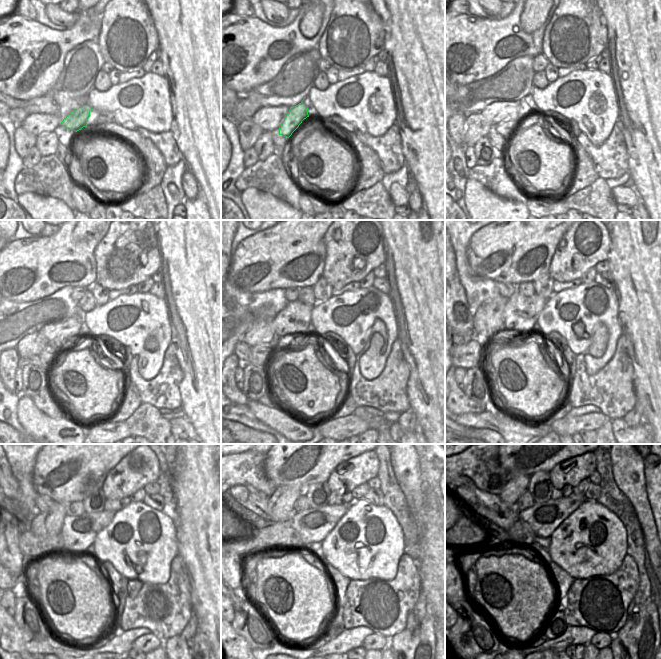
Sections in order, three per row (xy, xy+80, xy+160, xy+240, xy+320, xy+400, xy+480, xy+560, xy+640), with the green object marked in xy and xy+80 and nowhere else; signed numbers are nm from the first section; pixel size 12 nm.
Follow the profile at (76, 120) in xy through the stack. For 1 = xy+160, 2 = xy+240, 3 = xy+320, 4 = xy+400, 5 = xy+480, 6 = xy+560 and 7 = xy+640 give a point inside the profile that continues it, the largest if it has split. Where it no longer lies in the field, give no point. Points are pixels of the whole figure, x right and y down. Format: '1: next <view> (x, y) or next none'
1: next xy+160 (505, 129)
2: next xy+240 (47, 355)
3: next xy+320 (259, 354)
4: next xy+400 (468, 355)
5: next xy+480 (17, 579)
6: next none
7: next none

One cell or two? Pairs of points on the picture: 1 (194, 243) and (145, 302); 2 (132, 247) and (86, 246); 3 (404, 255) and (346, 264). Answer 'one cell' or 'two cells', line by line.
1: two cells
2: two cells
3: two cells

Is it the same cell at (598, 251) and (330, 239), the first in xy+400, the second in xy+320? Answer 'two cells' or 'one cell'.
one cell

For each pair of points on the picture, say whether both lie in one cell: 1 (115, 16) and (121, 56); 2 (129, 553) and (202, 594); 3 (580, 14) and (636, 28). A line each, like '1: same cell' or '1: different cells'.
1: same cell
2: different cells
3: different cells

